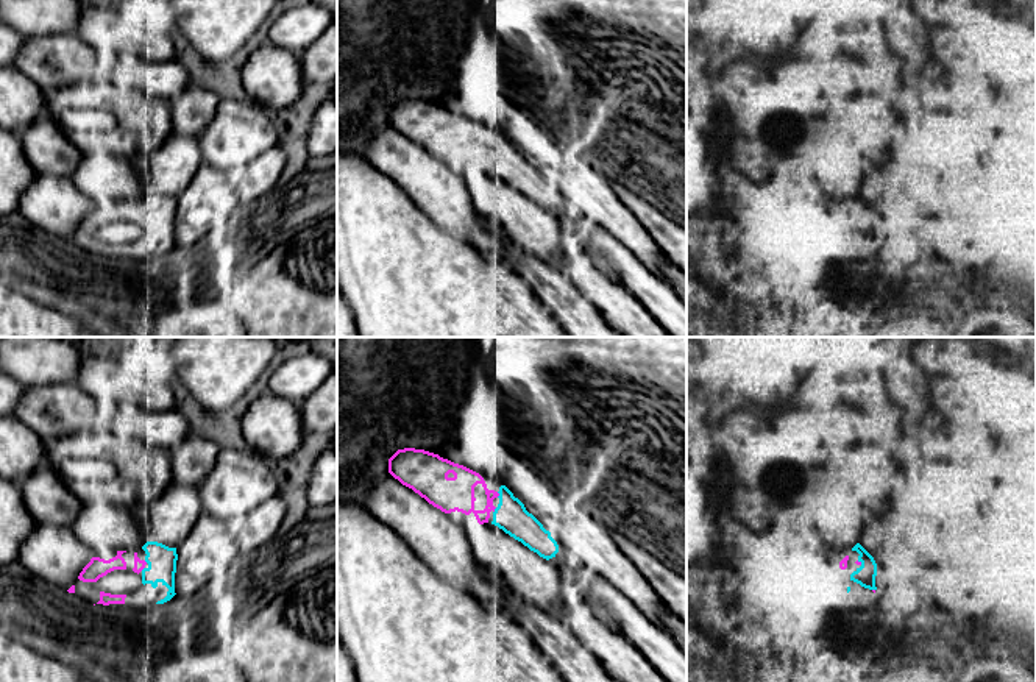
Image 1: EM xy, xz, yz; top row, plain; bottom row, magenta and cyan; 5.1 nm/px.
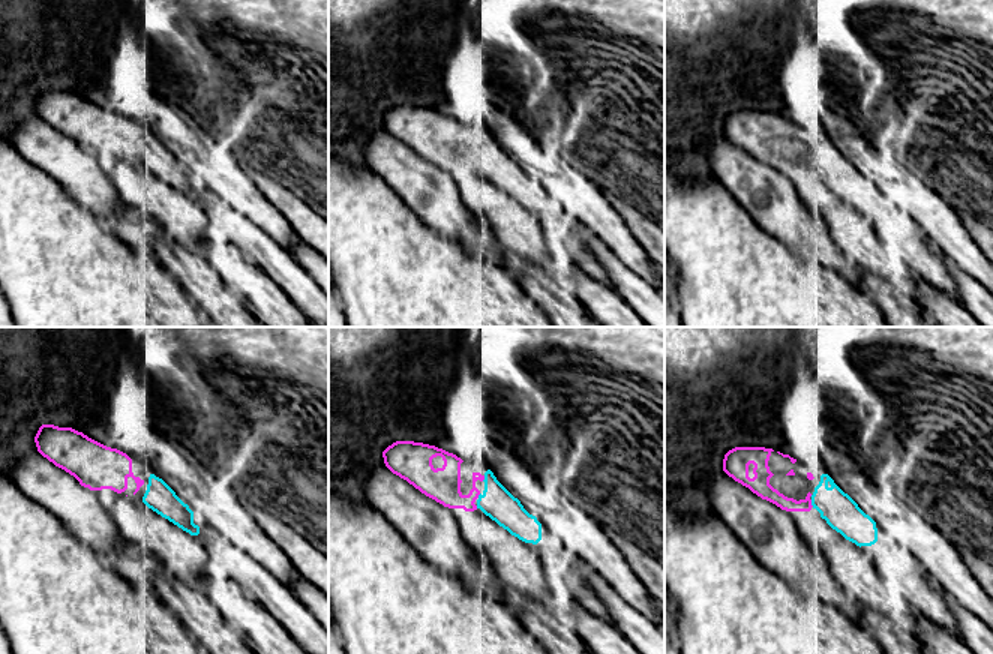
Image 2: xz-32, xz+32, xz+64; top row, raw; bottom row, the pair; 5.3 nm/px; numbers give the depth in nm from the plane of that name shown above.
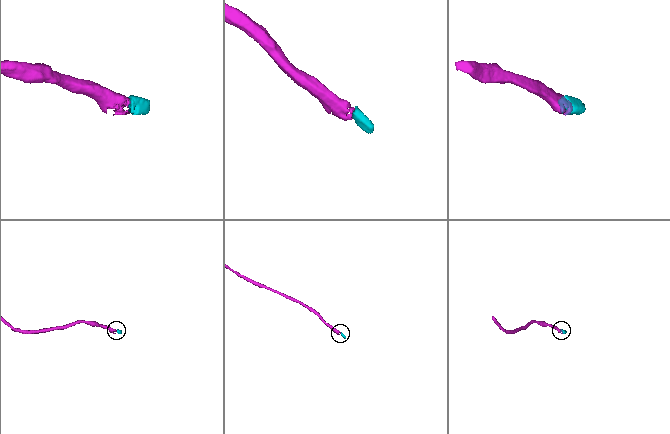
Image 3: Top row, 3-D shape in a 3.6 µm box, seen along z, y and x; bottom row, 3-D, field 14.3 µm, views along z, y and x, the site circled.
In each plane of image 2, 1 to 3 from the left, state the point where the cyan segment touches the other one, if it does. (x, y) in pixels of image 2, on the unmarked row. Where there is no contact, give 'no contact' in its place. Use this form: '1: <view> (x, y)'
1: no contact
2: xz+32 (483, 143)
3: xz+64 (810, 167)

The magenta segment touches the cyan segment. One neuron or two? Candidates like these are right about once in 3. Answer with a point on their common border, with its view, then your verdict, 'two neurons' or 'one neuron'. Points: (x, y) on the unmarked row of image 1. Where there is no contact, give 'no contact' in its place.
meets magenta in xz at (498, 145); one neuron

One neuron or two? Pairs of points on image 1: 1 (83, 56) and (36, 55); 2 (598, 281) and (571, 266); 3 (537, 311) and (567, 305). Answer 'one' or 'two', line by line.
1: one
2: one
3: two

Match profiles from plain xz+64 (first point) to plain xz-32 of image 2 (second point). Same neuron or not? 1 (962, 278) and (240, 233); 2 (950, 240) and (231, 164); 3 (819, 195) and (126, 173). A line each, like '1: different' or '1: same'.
1: same
2: same
3: same

